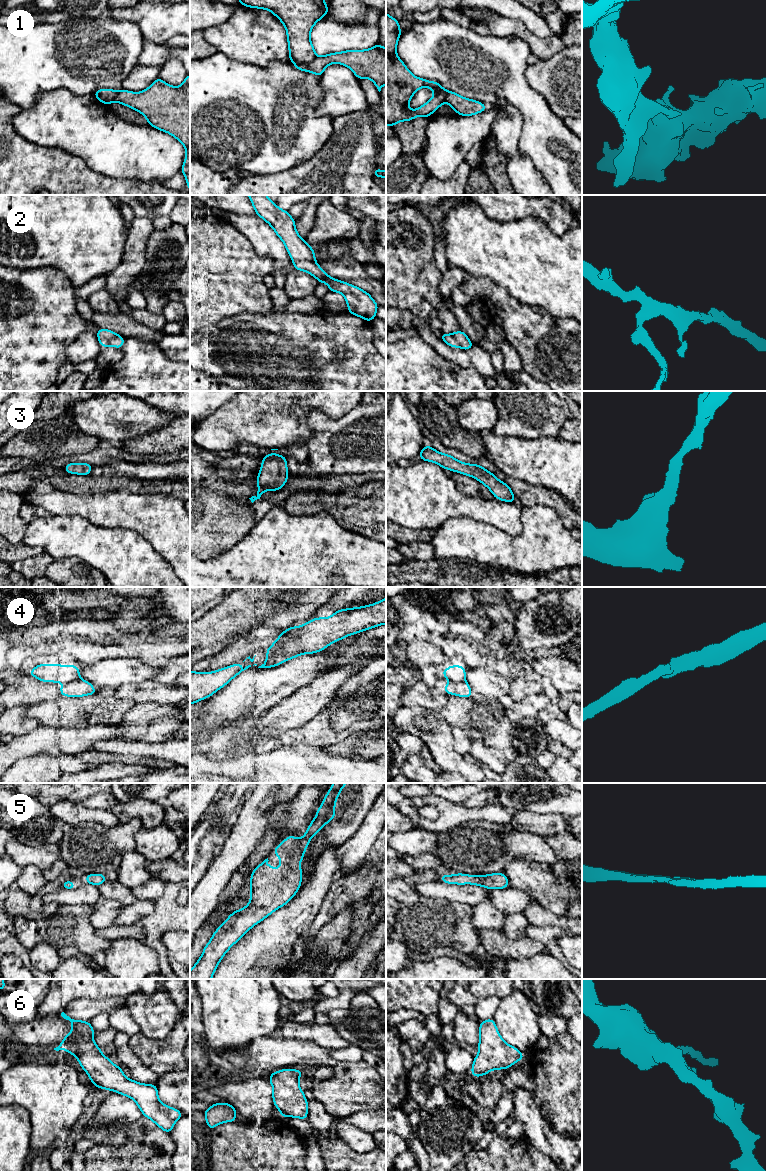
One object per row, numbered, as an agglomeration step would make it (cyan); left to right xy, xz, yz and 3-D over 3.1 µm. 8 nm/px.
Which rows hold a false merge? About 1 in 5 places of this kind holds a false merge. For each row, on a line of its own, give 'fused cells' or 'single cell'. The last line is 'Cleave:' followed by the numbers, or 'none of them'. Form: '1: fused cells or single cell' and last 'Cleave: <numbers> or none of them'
1: fused cells
2: single cell
3: single cell
4: fused cells
5: single cell
6: single cell
Cleave: 1, 4

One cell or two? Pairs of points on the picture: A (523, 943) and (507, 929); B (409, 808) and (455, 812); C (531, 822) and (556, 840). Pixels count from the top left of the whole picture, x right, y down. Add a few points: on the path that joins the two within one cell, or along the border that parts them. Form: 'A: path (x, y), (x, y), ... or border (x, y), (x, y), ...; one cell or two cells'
A: border (499, 930), (511, 939), (525, 936); two cells
B: path (419, 820), (422, 823), (443, 822); one cell
C: border (569, 832), (550, 835), (546, 838); two cells

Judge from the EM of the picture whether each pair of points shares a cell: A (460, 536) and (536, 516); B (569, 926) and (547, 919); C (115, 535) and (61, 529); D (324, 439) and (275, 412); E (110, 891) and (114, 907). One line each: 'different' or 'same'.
A: same
B: same
C: same
D: different
E: different

